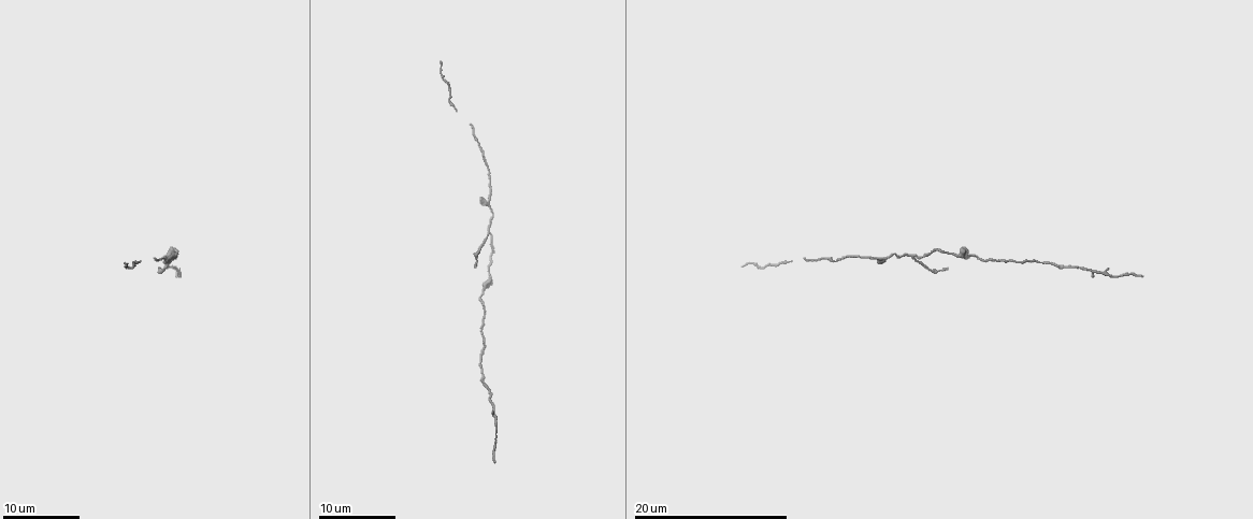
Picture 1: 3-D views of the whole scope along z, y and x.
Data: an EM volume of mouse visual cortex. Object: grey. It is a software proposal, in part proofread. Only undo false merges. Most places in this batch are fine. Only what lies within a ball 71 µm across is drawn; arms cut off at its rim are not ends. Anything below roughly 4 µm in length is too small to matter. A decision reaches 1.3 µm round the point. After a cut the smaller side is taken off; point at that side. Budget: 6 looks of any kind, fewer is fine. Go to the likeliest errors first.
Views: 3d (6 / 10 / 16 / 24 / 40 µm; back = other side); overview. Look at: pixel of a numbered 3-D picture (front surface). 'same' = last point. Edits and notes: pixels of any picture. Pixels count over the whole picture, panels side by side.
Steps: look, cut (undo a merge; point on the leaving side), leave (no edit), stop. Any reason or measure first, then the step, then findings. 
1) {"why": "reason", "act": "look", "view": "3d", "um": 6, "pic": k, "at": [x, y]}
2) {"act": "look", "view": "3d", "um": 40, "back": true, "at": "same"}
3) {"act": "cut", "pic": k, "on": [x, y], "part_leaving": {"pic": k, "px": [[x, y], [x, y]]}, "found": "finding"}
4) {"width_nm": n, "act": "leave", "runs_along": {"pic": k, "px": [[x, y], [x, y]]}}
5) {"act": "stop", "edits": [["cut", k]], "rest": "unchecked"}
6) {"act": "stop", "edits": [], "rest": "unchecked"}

{"why": "three arms meet", "act": "look", "view": "3d", "um": 10, "pic": 1, "at": [914, 259]}

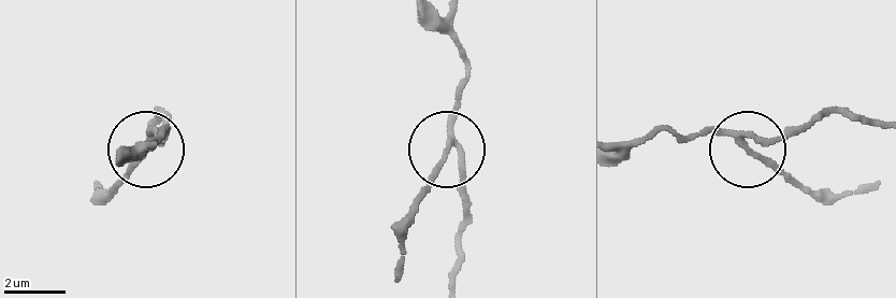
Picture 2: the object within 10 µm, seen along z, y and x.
{"side_arm_um": 5, "act": "cut", "pic": 2, "on": [433, 175], "part_leaving": {"pic": 2, "px": [[450, 142], [445, 162], [406, 216], [399, 275]]}, "found": "two neurons meet here"}

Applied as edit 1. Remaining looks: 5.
{"why": "calibre changes", "act": "look", "view": "3d", "um": 6, "pic": 1, "at": [490, 197]}

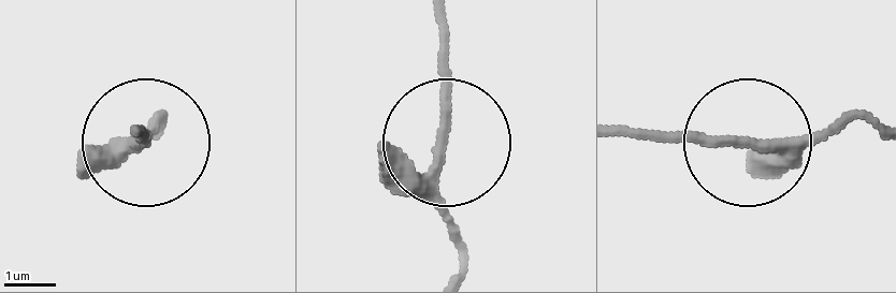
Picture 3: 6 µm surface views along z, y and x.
{"width_nm": 190, "act": "leave", "runs_along": {"pic": 3, "px": [[460, 274], [434, 171], [447, 17]]}, "found": "continuous, no second neuron"}

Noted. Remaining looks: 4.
{"why": "side arm on a straight run", "act": "look", "view": "3d", "um": 10, "pic": 1, "at": [491, 406]}

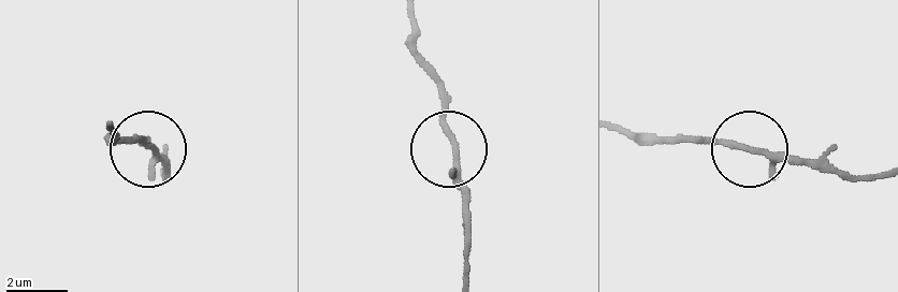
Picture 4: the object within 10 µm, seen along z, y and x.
{"width_nm": 170, "act": "leave", "runs_along": {"pic": 4, "px": [[622, 129], [668, 140], [729, 140], [820, 162]]}, "found": "one neuron here"}

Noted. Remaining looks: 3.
{"act": "stop", "edits": [["cut", 2]], "rest": "unchecked"}

